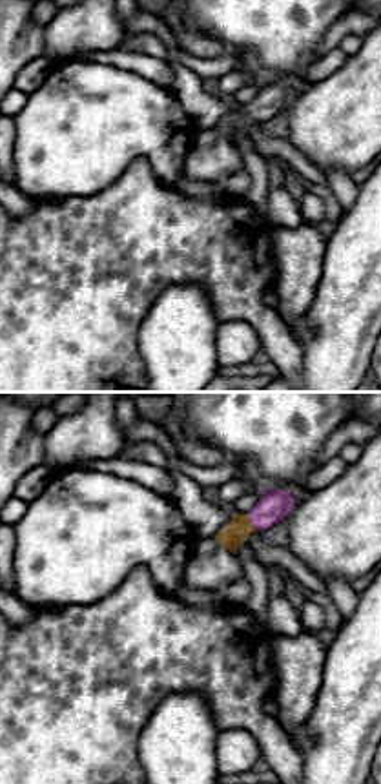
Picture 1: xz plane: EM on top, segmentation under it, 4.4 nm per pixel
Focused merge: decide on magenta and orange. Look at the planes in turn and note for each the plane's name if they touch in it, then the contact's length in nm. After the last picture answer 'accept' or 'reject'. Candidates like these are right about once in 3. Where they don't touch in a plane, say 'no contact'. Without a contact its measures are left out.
meets magenta in xz; contact 90 nm long

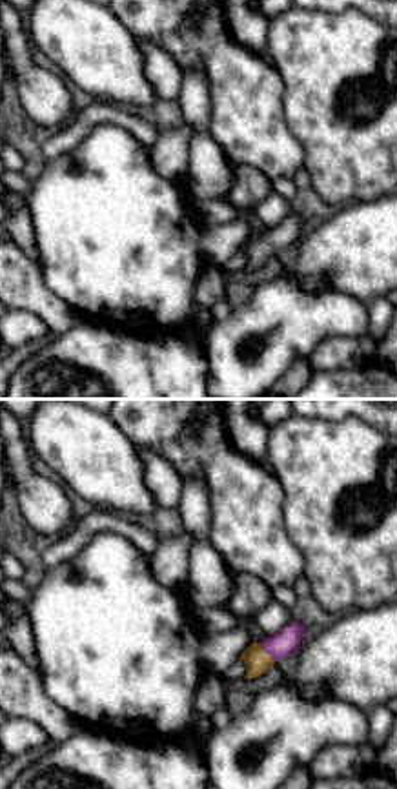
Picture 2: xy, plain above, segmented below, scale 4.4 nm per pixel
meets magenta in xy; contact 110 nm long

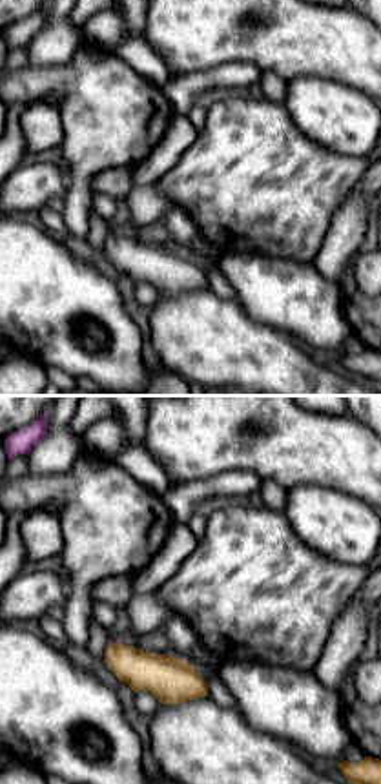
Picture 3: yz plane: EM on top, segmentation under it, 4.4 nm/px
meets magenta in yz; contact 40 nm long

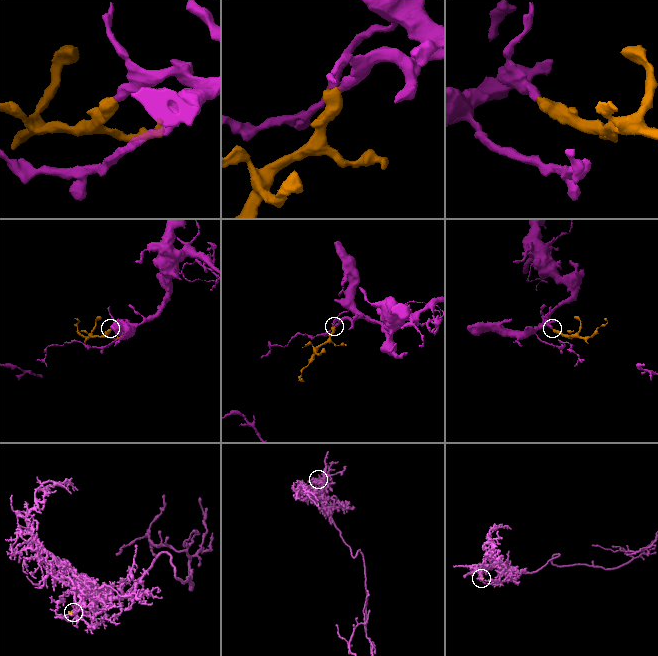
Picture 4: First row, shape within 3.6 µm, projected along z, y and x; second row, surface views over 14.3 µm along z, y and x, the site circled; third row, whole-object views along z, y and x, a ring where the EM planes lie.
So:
accept

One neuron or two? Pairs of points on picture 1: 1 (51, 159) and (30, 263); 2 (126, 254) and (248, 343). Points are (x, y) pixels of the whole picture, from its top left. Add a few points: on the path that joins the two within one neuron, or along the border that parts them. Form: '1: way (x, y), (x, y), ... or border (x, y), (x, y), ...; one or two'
1: border (84, 196), (31, 199); two
2: border (221, 319), (245, 319), (256, 330), (259, 341); two

